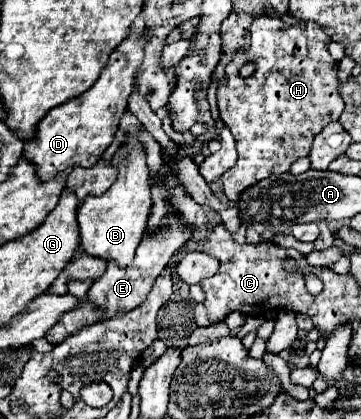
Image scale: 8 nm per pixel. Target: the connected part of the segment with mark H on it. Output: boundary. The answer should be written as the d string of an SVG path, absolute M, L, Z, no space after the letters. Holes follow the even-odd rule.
M258 17L250 25L250 35L250 49L240 51L238 57L232 59L232 63L226 67L228 83L226 87L218 89L220 119L230 127L238 151L236 165L222 175L224 193L230 201L238 201L238 195L246 187L270 177L272 173L288 171L296 159L306 157L310 153L314 137L322 131L322 127L326 127L326 123L330 121L338 121L344 111L344 101L338 91L338 61L334 61L328 51L328 43L332 39L326 33L326 27L314 21L302 21L294 27L280 29L274 17ZM250 61L256 65L256 71L250 77L240 77L238 69Z

